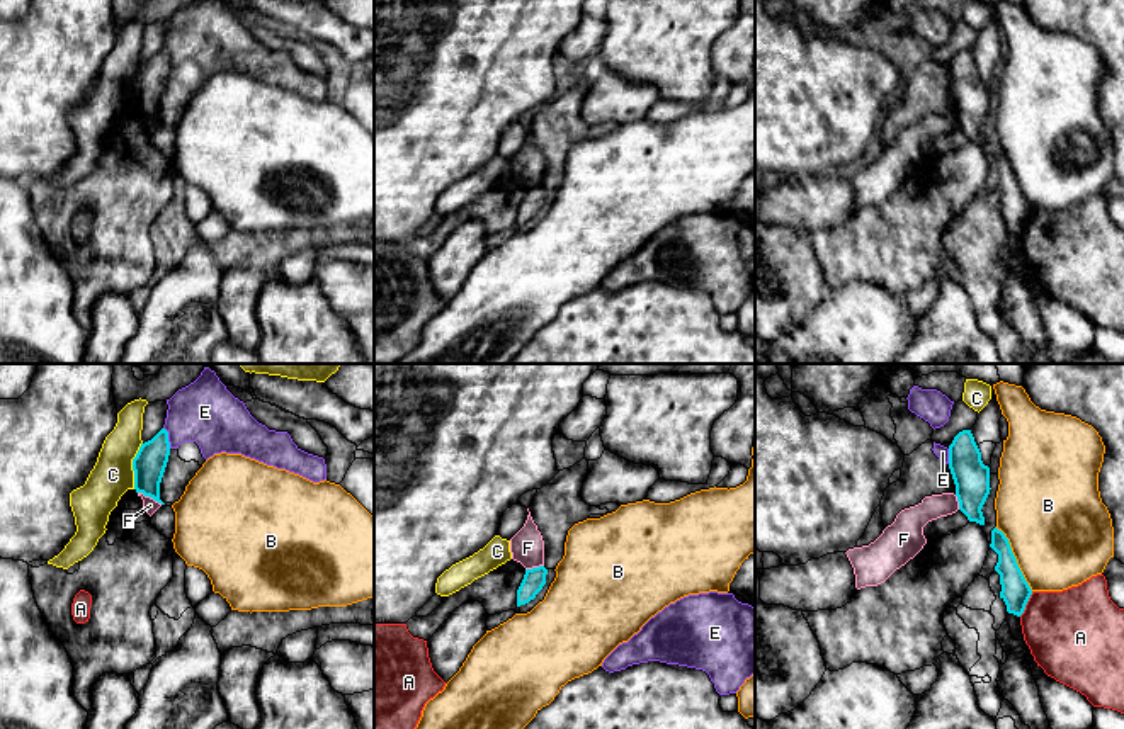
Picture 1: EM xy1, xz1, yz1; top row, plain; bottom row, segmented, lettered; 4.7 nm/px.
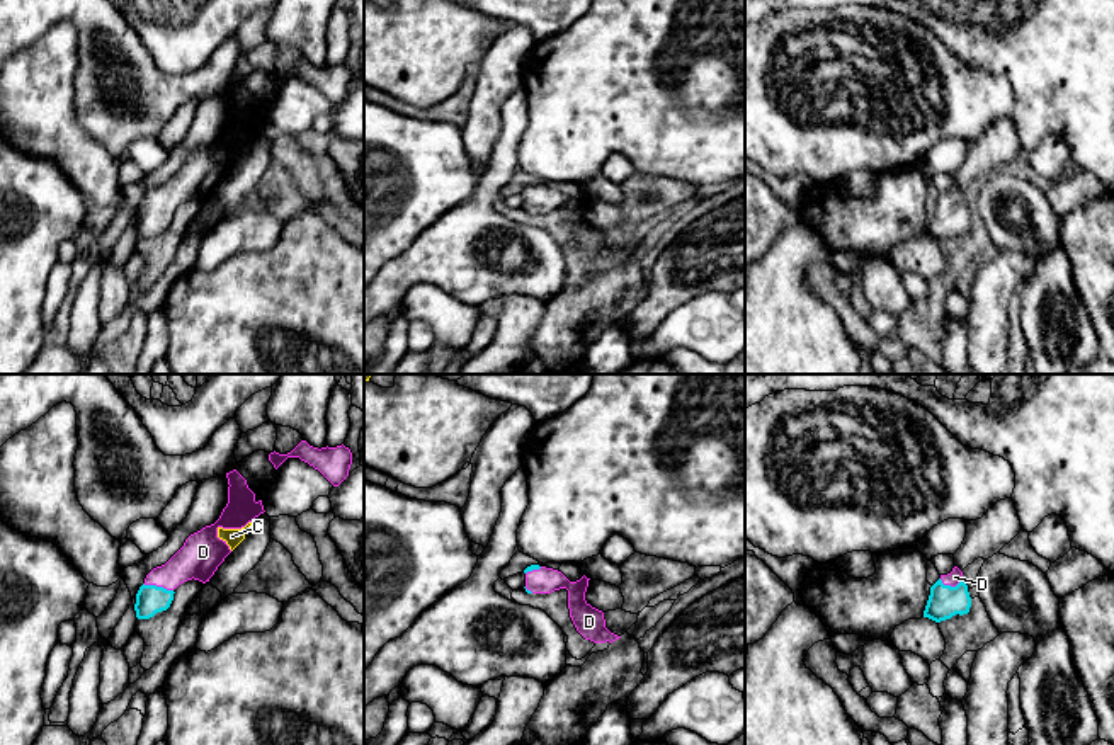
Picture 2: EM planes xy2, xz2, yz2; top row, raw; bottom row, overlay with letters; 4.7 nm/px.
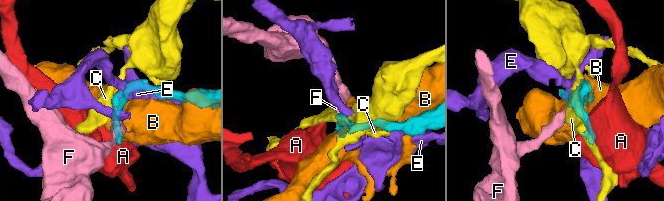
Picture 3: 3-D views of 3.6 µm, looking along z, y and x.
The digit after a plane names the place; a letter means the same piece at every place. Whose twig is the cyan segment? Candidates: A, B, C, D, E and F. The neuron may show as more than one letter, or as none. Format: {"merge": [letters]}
{"merge": ["D"]}

